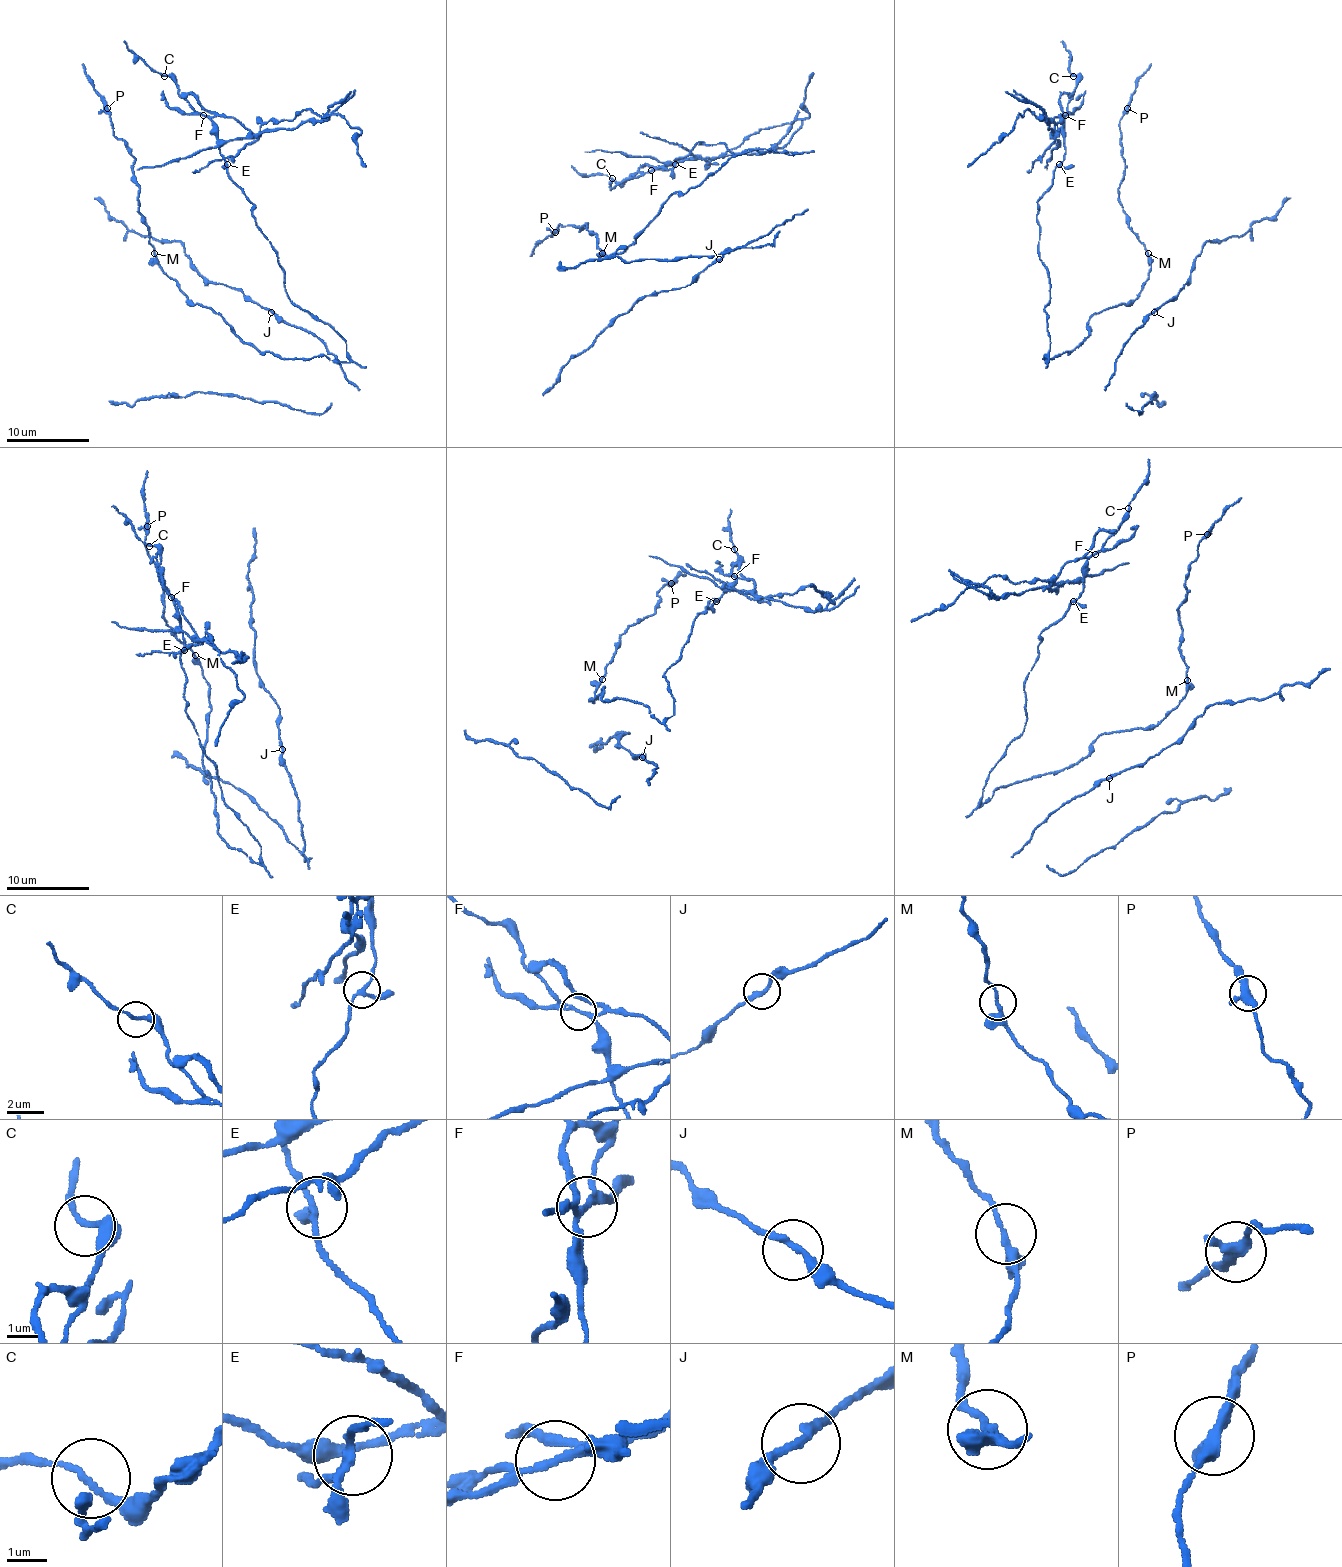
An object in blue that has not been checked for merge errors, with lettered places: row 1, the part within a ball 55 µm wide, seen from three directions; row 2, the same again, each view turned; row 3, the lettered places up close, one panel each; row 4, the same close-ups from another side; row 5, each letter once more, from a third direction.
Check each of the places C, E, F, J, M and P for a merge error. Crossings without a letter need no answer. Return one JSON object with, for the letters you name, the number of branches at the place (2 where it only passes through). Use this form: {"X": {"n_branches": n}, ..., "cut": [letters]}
{"F": {"n_branches": 3}, "cut": ["F"]}

